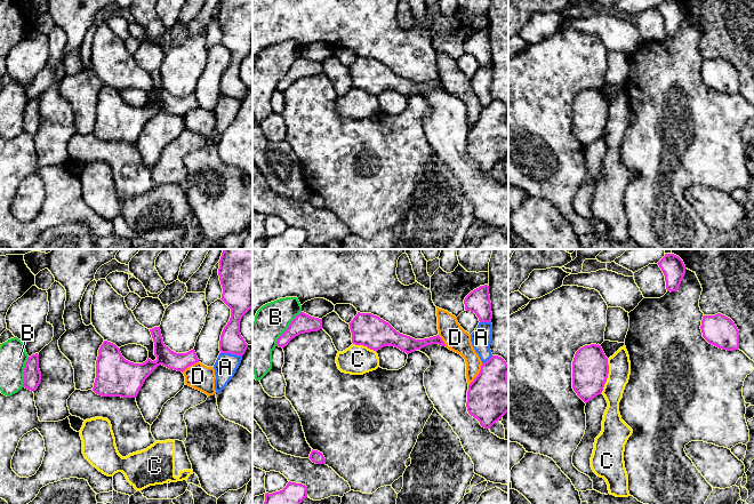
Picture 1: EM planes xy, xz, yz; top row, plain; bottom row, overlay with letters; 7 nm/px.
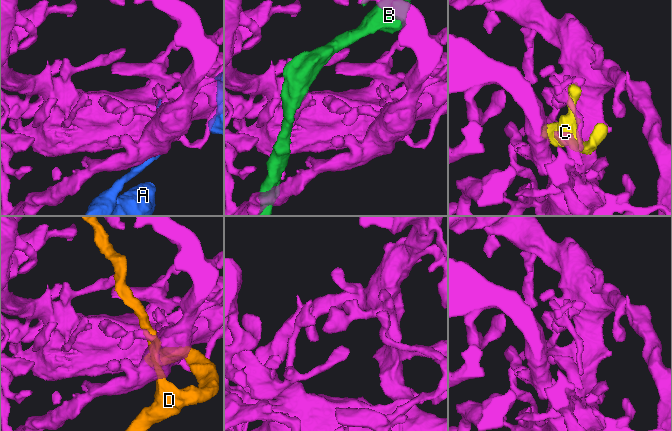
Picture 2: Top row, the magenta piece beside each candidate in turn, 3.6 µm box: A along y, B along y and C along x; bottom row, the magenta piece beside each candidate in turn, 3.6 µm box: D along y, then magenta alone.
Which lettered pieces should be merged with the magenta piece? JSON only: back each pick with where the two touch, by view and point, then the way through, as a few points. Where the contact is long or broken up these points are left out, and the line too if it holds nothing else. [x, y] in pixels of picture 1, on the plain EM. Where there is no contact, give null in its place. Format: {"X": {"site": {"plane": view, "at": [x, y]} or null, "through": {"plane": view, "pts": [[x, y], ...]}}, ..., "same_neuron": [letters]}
{"same_neuron": []}

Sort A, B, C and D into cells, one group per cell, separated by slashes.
A / B / C / D

